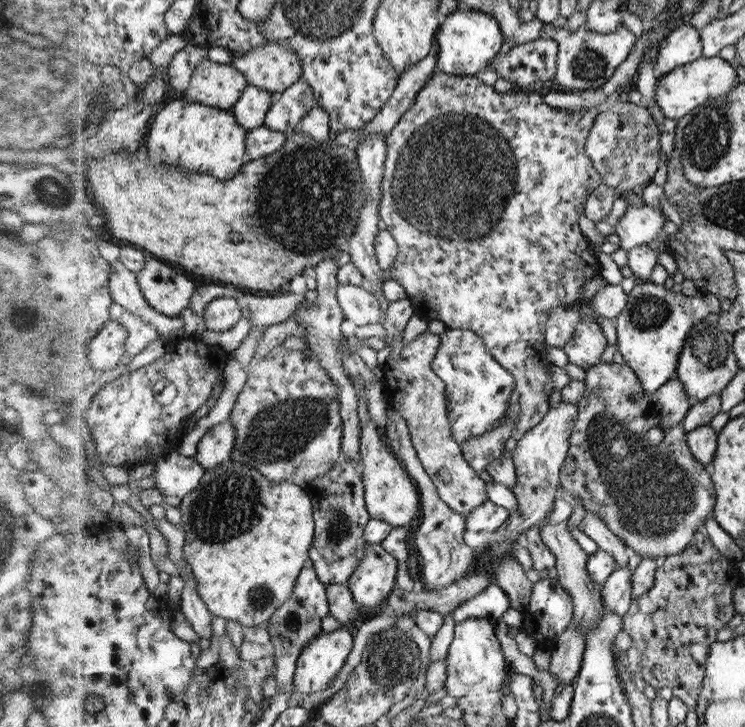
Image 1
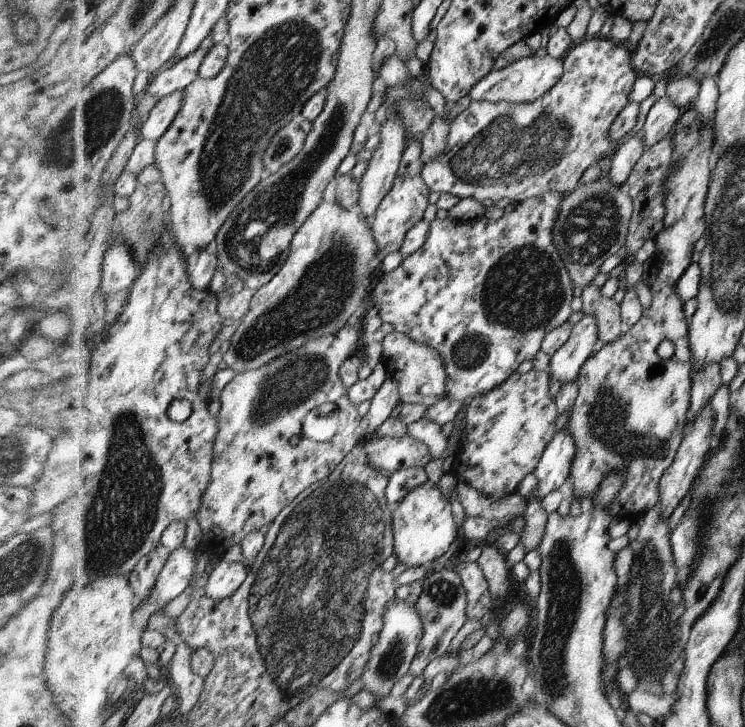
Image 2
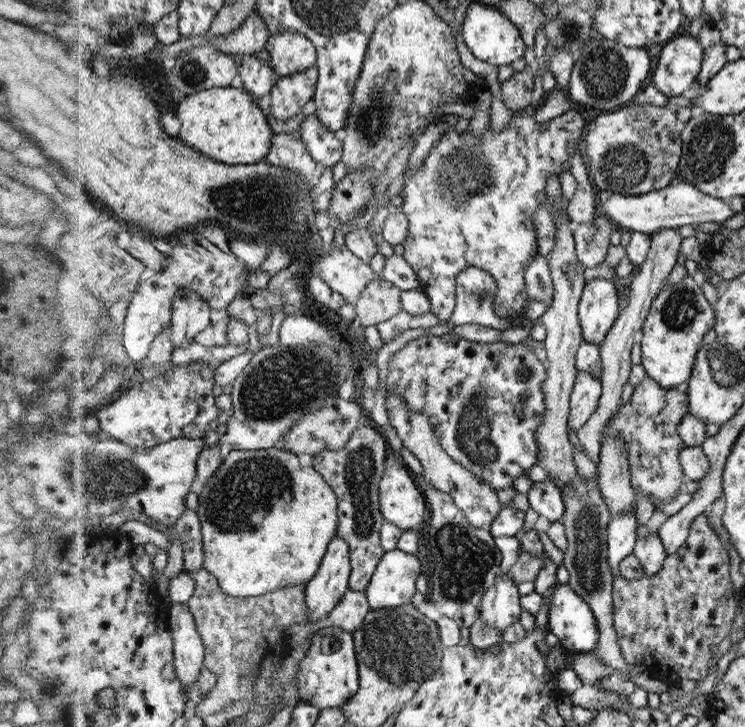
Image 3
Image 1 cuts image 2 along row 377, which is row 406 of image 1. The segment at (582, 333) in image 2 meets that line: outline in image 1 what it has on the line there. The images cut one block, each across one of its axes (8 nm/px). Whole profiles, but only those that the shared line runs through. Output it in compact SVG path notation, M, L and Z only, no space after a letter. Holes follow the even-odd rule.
M561 401L556 406L550 407L550 412L536 427L526 431L518 439L516 448L512 452L507 452L516 469L516 486L510 489L516 496L518 510L510 512L508 520L496 530L497 532L506 530L508 534L517 532L520 536L528 529L537 526L549 513L553 513L560 468L568 454L569 438L577 416L577 403Z

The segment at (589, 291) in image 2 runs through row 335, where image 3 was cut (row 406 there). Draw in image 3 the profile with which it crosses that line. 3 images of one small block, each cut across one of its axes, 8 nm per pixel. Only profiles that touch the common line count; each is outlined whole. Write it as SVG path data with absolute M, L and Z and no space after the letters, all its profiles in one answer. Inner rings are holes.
M663 228L651 234L652 250L649 252L648 259L639 266L639 270L634 271L632 282L630 285L629 302L618 316L613 328L610 328L608 336L600 343L601 358L601 383L602 395L598 401L598 408L594 414L578 429L576 436L580 440L580 444L584 447L584 451L594 463L600 460L600 450L604 440L604 426L608 424L608 420L614 416L614 412L622 406L622 392L628 376L632 372L632 344L634 344L634 336L641 331L646 320L647 312L651 308L652 301L662 290L663 284L672 272L672 268L678 264L678 256L682 247L682 236L675 228Z

